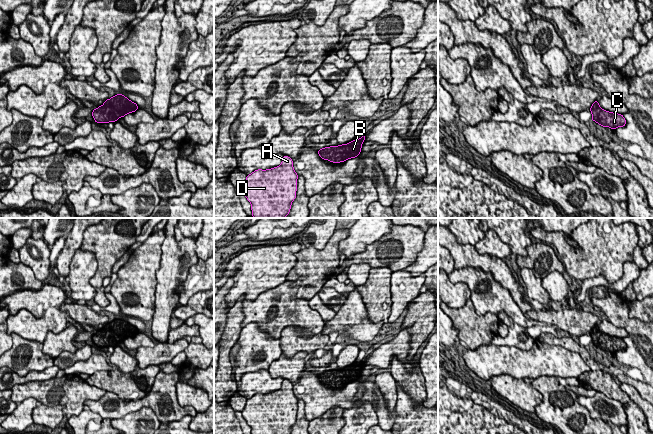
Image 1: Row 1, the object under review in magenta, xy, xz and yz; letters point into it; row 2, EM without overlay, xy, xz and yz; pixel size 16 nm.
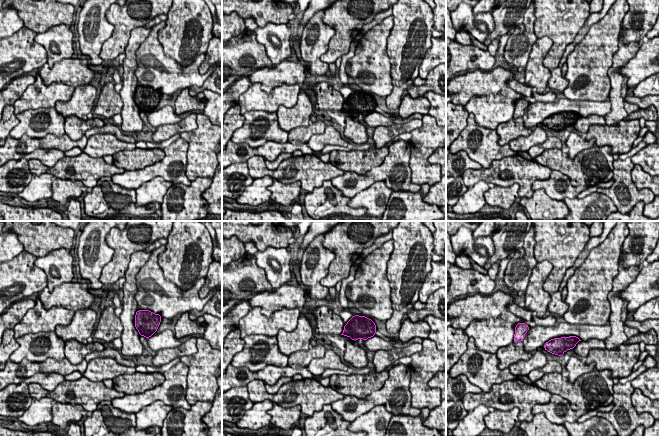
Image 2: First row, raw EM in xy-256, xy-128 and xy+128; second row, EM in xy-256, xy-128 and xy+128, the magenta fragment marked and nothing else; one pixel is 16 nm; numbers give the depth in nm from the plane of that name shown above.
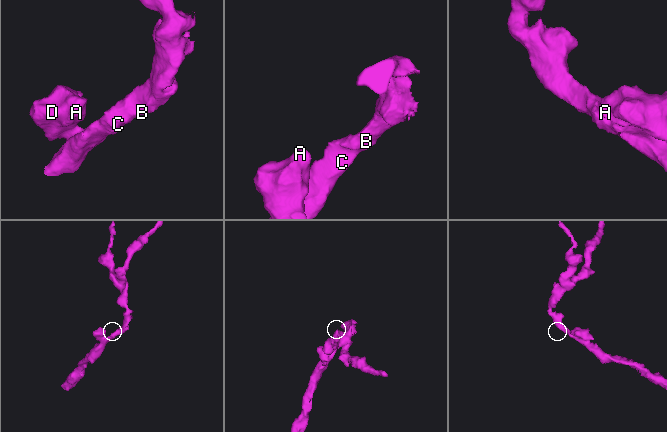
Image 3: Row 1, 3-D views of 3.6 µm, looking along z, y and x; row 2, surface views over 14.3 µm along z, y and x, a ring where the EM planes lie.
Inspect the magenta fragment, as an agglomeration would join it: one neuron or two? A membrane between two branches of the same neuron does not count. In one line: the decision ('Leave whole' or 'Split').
Leave whole

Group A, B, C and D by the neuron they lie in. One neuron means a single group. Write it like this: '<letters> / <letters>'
A B C D

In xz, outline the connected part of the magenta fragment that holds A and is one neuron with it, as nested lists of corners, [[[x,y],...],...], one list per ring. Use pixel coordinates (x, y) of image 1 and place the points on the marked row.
[[[283,156],[280,166],[247,175],[242,191],[251,203],[252,216],[285,218],[296,198],[297,179],[289,156]]]

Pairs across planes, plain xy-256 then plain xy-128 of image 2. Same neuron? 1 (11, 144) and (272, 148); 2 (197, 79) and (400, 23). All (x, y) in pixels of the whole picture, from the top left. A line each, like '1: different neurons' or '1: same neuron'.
1: same neuron
2: different neurons

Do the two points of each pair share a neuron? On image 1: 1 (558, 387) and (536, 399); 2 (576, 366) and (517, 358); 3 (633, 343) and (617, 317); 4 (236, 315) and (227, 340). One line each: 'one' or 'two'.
1: two
2: one
3: one
4: one

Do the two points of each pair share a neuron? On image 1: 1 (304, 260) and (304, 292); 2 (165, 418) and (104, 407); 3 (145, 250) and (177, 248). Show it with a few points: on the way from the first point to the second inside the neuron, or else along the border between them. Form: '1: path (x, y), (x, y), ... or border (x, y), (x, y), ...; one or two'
1: path (313, 269), (313, 286); one
2: path (151, 403), (120, 407); one
3: border (165, 235), (161, 247), (160, 267), (155, 272); two

